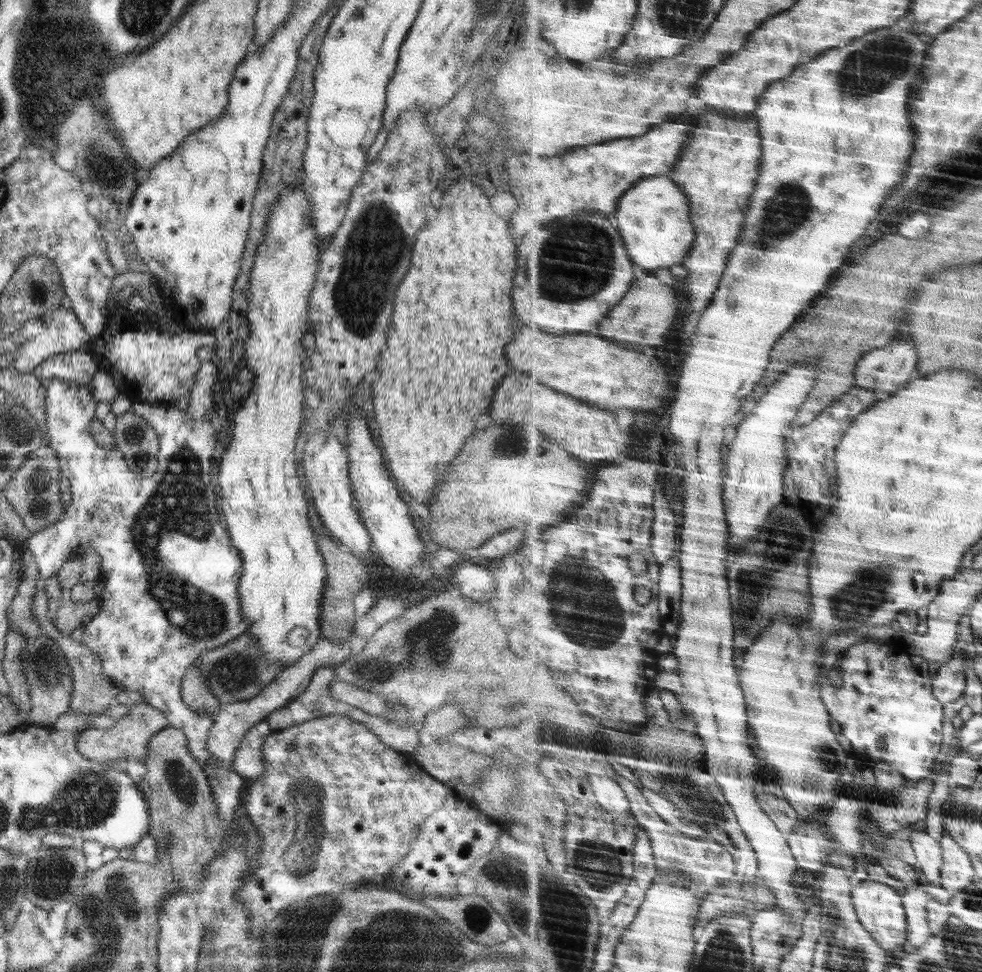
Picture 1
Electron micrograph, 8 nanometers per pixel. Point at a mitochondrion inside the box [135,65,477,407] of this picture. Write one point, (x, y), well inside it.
(375, 247)

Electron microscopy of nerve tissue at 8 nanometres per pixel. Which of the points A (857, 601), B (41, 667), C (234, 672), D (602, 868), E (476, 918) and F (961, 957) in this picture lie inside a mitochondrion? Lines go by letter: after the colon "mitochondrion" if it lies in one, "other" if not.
A: mitochondrion
B: mitochondrion
C: mitochondrion
D: mitochondrion
E: mitochondrion
F: mitochondrion

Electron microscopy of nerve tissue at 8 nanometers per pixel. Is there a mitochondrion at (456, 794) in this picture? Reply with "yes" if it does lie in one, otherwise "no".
no

